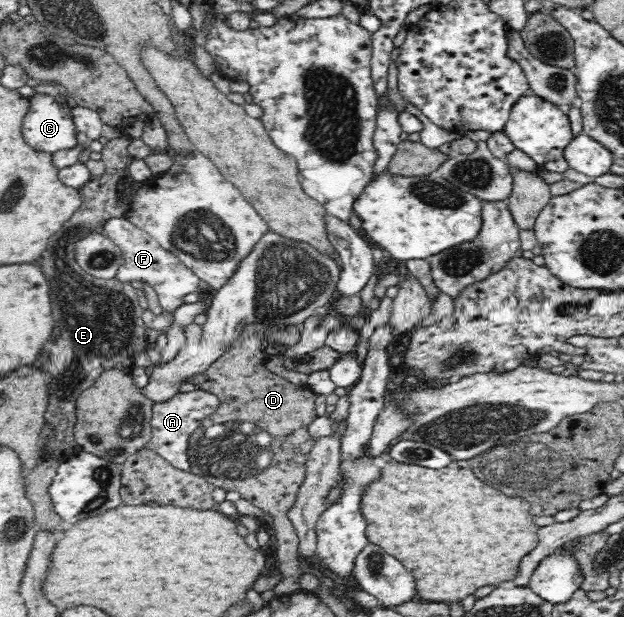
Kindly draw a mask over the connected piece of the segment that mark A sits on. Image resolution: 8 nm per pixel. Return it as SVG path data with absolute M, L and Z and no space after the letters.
M198 388L194 391L178 393L162 403L154 402L150 421L153 437L147 446L158 453L168 464L190 472L187 455L188 439L200 425L200 421L216 409L217 404L217 397L214 393Z

